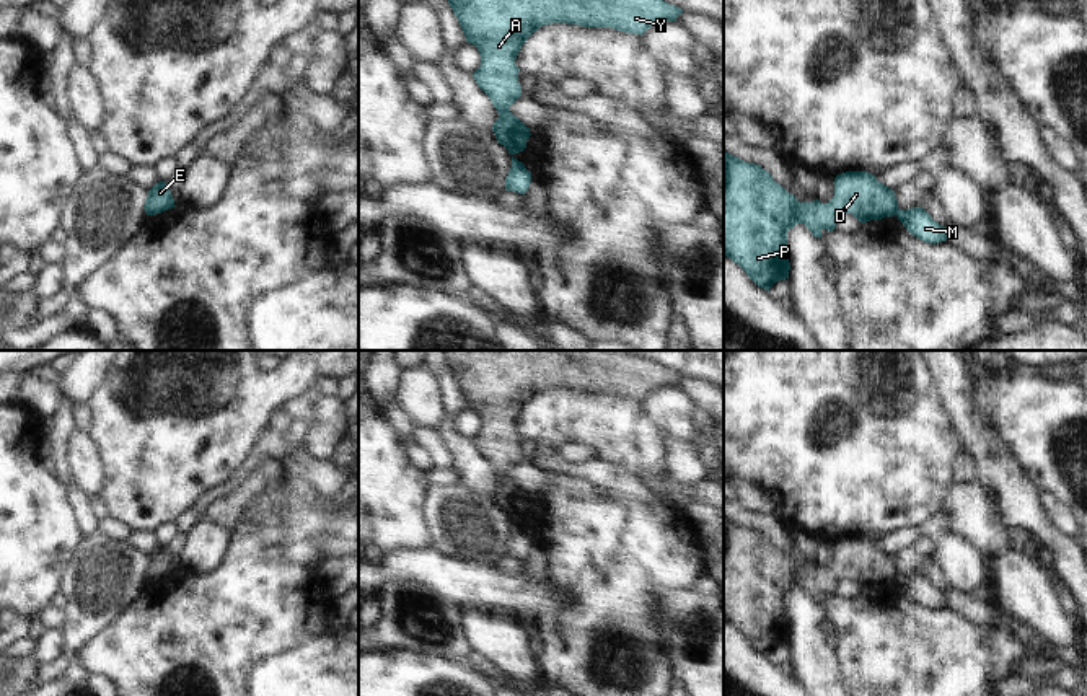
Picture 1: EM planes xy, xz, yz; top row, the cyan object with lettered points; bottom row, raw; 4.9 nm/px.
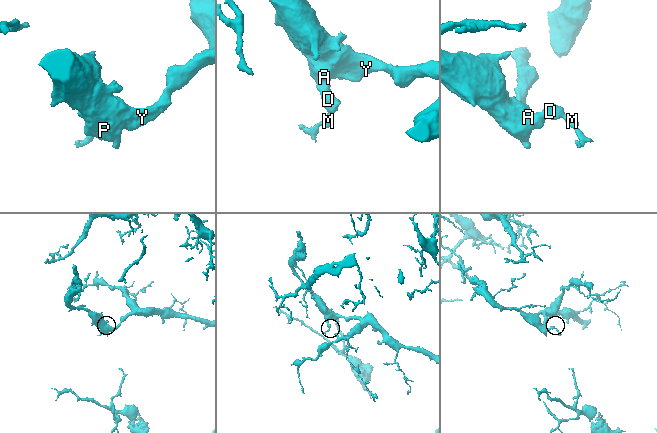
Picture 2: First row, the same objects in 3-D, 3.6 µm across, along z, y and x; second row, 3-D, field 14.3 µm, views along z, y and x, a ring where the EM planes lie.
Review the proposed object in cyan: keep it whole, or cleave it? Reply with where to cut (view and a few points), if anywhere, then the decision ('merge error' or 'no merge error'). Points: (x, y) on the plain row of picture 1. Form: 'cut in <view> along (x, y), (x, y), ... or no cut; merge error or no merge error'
cut in yz along (898, 574), (893, 579); merge error

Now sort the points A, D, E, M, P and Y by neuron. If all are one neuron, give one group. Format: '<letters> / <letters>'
A D E P Y / M

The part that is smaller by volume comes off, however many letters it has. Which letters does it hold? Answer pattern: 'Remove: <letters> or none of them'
Remove: M.

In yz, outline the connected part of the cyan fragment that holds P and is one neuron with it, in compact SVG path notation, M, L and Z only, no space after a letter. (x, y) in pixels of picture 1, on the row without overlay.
M724 515L724 619L738 629L746 641L761 654L768 655L779 645L789 644L790 628L787 616L787 597L797 588L803 588L815 603L821 603L821 597L833 597L843 579L852 579L860 588L893 582L898 575L895 556L878 548L867 536L846 536L834 543L834 561L828 569L818 564L813 567L799 567L789 559L772 541L759 530L746 528Z

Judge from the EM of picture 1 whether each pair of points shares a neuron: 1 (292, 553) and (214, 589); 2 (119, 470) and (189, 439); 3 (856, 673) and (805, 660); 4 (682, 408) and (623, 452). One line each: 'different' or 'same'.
1: different
2: same
3: different
4: different

